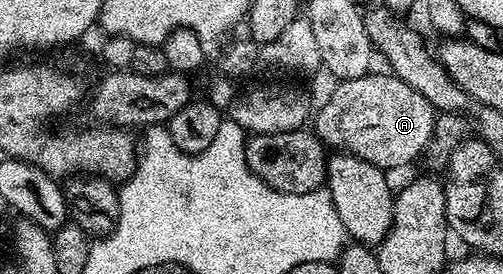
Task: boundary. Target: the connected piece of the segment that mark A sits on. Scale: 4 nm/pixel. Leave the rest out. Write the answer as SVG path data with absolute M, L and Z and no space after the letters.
M389 72L340 80L335 86L330 96L322 102L321 109L318 112L316 109L311 120L312 131L320 138L322 144L337 152L349 152L386 170L405 168L416 160L418 163L424 157L425 149L433 137L435 109L431 102L427 102L427 98L423 98L423 94L419 94L419 90L411 90L407 82Z

